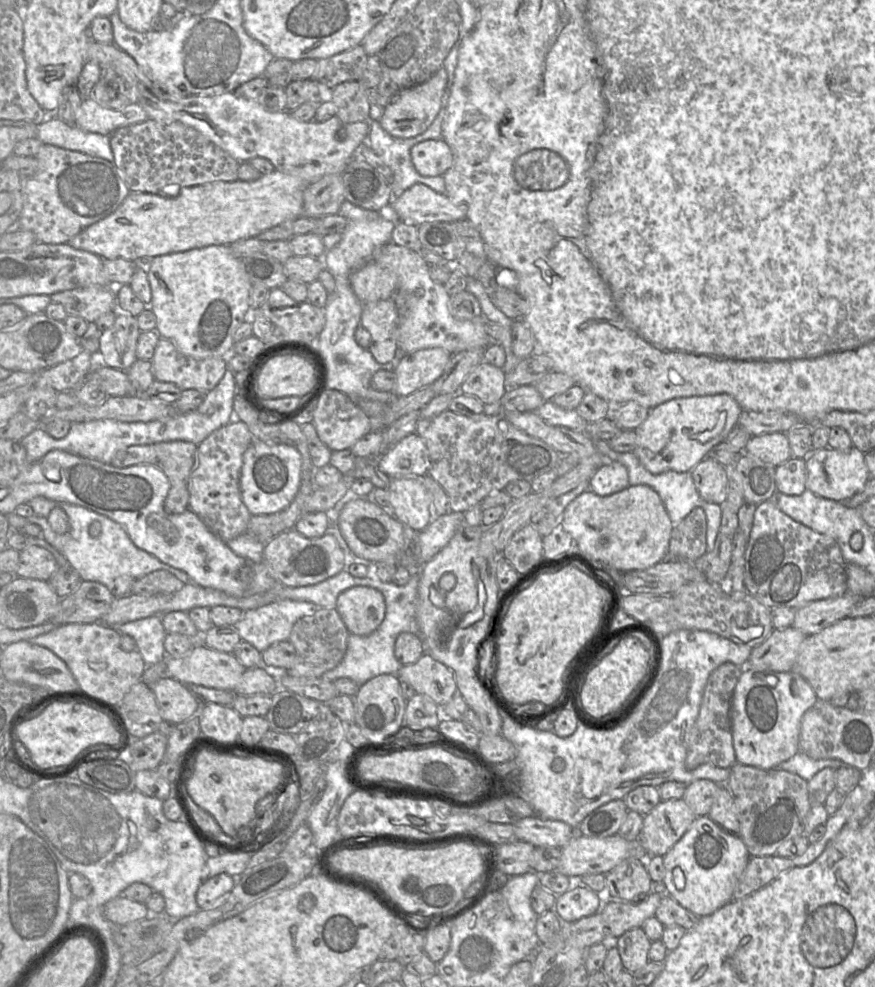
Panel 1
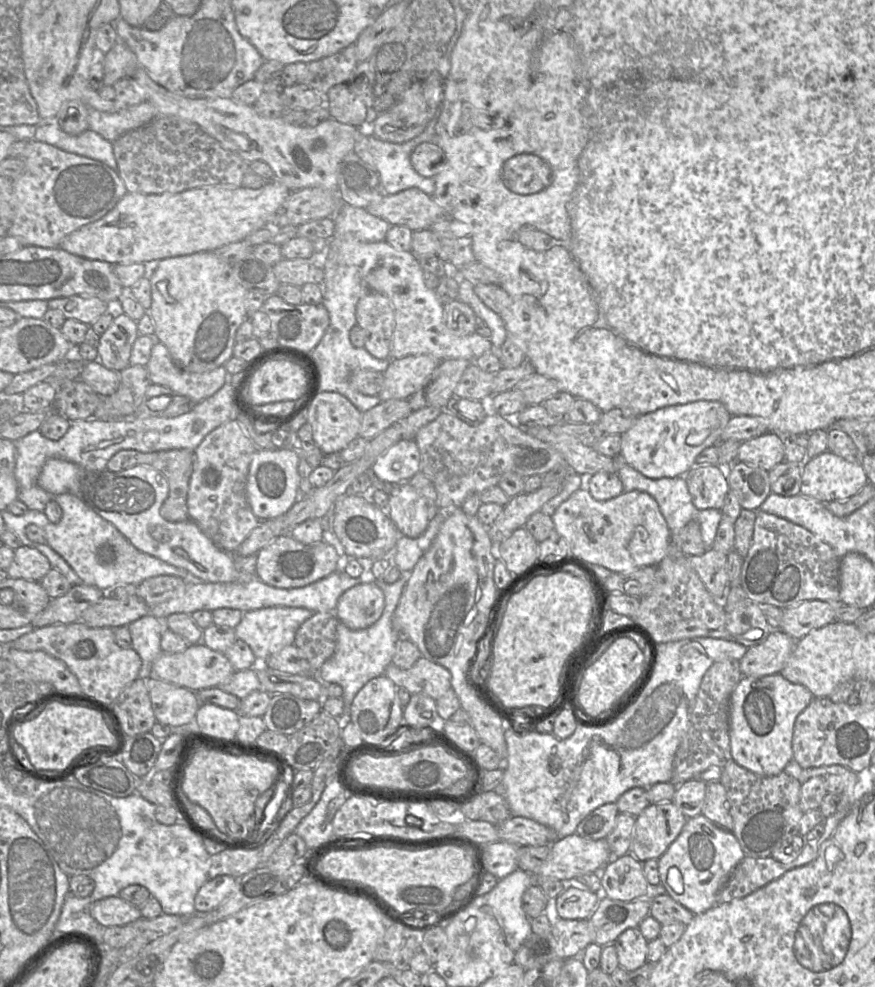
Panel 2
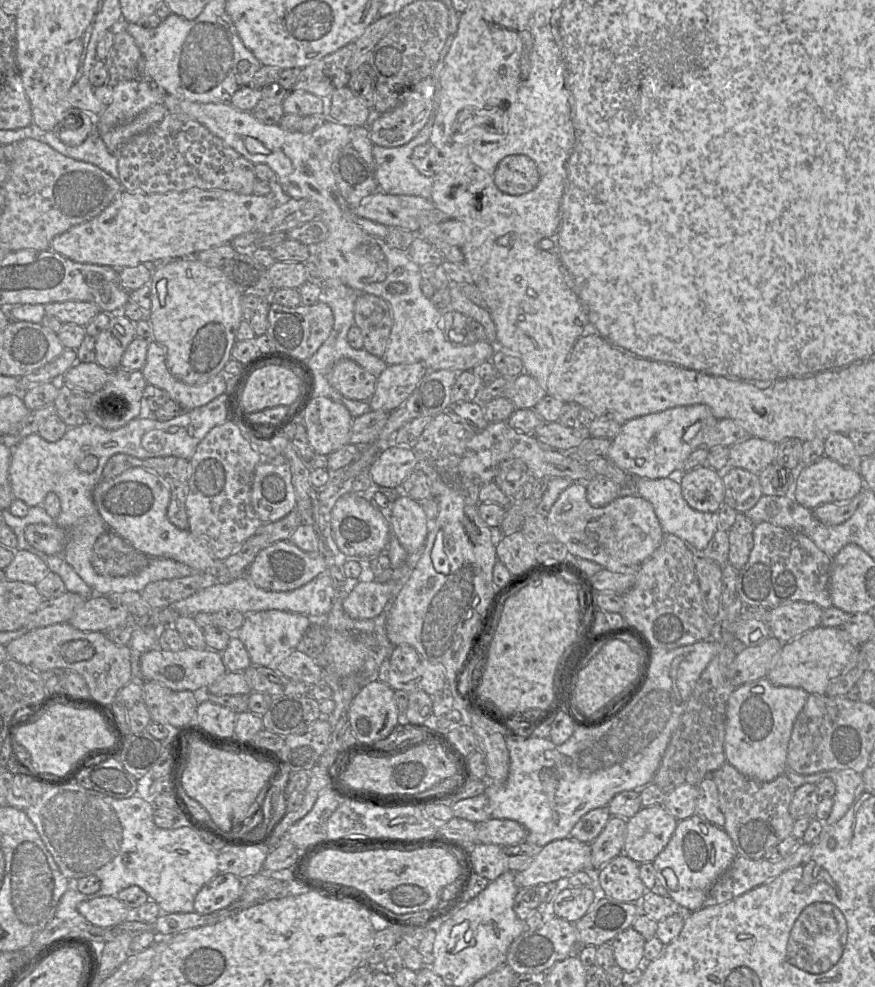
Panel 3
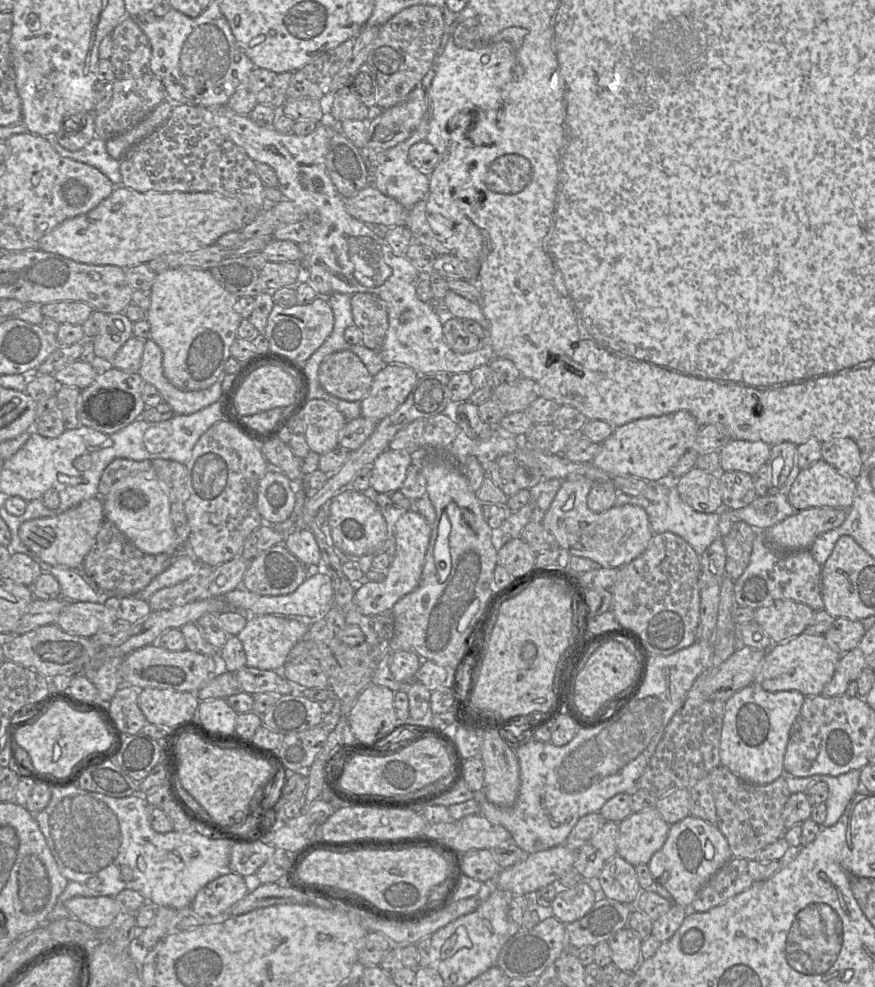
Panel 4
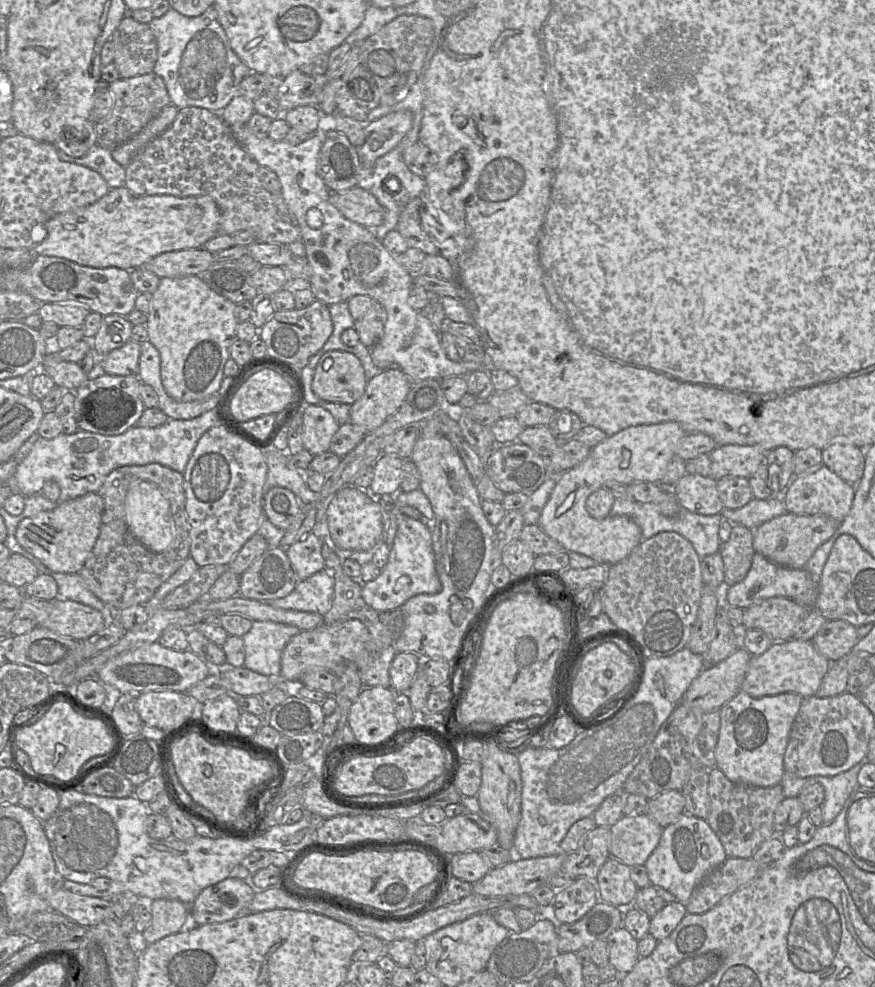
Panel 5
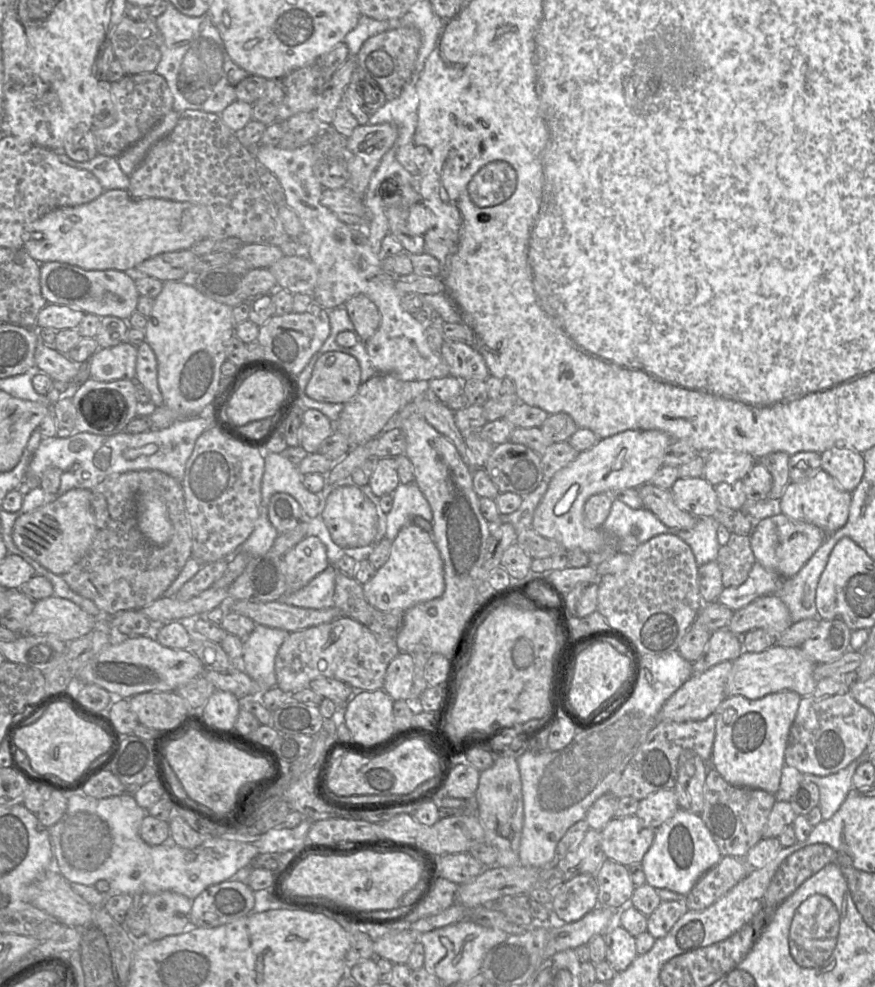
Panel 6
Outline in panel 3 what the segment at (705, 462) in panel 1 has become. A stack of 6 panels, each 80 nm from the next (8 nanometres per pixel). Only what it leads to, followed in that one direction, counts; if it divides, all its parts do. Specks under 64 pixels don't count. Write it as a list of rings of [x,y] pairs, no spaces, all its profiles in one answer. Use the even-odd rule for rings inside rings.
[[[699,466],[677,475],[682,496],[699,512],[718,512],[724,503],[722,473],[708,466]]]

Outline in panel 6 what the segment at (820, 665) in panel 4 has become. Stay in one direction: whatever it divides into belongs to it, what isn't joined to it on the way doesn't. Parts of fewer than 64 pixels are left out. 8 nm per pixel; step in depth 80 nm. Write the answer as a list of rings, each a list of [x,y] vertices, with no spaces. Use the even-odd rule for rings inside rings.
[[[777,643],[760,653],[743,651],[733,661],[725,686],[726,697],[743,696],[749,700],[761,699],[781,691],[794,691],[801,697],[811,696],[817,686],[813,672],[814,663],[801,647],[783,647]]]

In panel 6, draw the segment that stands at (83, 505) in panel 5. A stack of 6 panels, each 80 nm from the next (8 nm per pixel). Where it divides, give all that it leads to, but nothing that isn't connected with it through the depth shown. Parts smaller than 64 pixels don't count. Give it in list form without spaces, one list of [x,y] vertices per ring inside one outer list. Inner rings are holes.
[[[72,489],[55,501],[21,515],[13,527],[15,545],[50,572],[66,574],[86,554],[95,537],[91,496],[90,490]]]

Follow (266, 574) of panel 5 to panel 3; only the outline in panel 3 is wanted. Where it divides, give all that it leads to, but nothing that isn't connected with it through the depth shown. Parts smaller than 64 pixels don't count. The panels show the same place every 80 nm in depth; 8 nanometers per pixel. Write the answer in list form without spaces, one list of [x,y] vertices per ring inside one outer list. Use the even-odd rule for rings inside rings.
[[[288,540],[262,549],[247,569],[246,576],[258,587],[271,591],[294,590],[327,572],[327,560],[320,552],[305,552]]]

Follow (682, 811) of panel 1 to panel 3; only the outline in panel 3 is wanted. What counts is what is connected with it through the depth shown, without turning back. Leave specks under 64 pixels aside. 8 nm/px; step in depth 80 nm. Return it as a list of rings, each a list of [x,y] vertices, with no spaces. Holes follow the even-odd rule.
[[[663,805],[642,807],[626,820],[622,853],[638,864],[653,862],[669,843],[679,822]]]

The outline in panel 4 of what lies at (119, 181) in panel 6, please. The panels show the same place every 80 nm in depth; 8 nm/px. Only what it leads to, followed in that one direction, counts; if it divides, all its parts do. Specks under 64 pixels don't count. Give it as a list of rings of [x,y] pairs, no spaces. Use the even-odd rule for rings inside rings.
[[[56,134],[46,138],[61,156],[93,166],[105,174],[115,186],[122,186],[120,161],[109,155],[103,139],[94,137],[81,149],[70,151],[59,144]]]

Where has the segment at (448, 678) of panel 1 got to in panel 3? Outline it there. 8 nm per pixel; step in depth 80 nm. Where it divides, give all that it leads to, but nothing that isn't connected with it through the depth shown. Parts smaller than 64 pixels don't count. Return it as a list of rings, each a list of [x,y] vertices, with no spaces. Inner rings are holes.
[[[387,658],[380,666],[377,679],[387,683],[395,691],[424,691],[432,696],[446,686],[446,669],[441,664],[434,664],[421,658],[412,672],[400,673]]]

